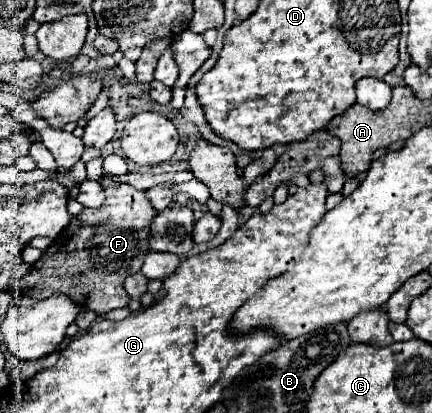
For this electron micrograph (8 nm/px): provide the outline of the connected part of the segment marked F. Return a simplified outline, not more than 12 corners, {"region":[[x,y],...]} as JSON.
{"region":[[146,193],[82,209],[16,295],[106,315],[148,255]]}

